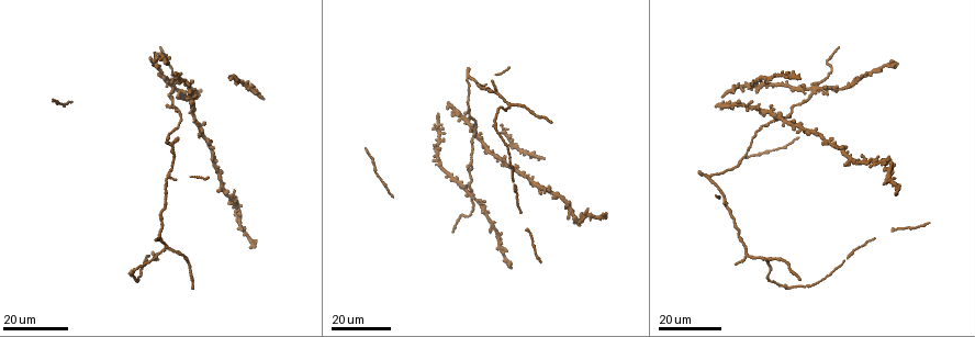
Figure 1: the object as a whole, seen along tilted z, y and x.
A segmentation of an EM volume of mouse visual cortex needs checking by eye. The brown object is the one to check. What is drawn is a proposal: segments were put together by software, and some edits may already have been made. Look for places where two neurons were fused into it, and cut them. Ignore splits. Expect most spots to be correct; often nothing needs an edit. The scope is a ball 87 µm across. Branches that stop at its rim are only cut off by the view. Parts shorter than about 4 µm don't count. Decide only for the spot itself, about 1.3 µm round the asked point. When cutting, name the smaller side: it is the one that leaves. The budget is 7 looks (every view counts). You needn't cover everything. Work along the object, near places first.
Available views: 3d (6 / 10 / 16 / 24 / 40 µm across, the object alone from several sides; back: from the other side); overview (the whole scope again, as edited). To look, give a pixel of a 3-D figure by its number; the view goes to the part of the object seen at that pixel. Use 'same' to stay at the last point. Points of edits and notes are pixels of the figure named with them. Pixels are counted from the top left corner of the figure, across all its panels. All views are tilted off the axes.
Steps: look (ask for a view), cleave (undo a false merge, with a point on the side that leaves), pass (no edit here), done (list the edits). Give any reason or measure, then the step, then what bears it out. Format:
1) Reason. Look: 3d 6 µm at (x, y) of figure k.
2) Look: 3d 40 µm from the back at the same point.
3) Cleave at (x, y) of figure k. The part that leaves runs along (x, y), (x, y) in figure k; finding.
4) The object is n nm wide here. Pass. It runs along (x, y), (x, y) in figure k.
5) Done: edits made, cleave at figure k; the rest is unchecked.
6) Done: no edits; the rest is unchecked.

Sudden change in width. Look: 3d 16 µm at (515, 185) of figure 1.

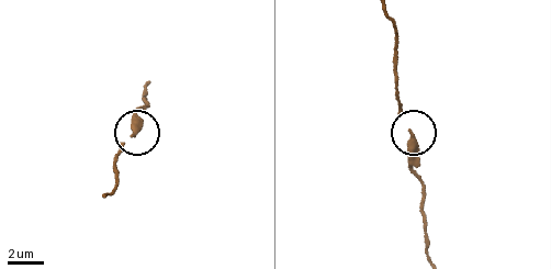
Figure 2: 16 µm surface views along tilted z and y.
Look: 3d 10 µm at (136, 131) of figure 2.

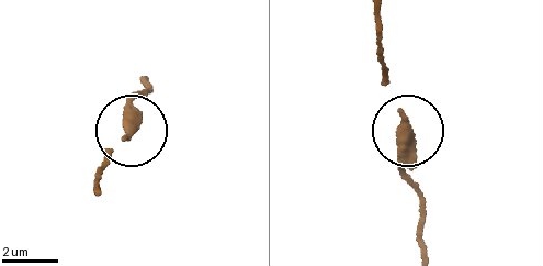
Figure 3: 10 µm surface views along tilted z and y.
Pass. It runs along (374, 14), (402, 129), (400, 153), (419, 198) in figure 3; continuous, no second neuron.

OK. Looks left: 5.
A fork. Look: 3d 16 µm at (508, 105) of figure 1.

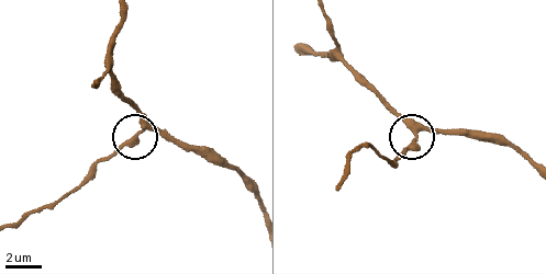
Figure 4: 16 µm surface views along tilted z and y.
Zoom in. Look: 3d 10 µm at (419, 127) of figure 4.

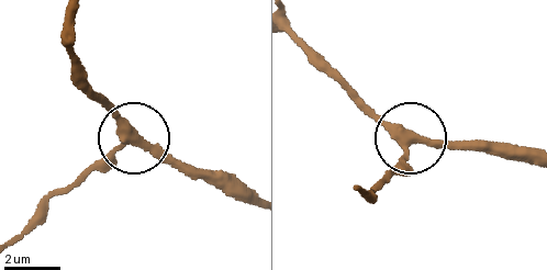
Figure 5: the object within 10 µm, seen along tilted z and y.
Pass. It runs along (73, 32), (76, 57), (134, 138), (191, 166) in figure 5; one neuron here.

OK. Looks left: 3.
Three-way junction. Look: 3d 16 µm at (747, 257) of figure 1.

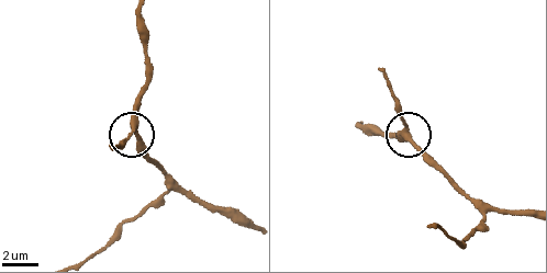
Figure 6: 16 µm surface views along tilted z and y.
Look: 3d 10 µm at (135, 124) of figure 6.

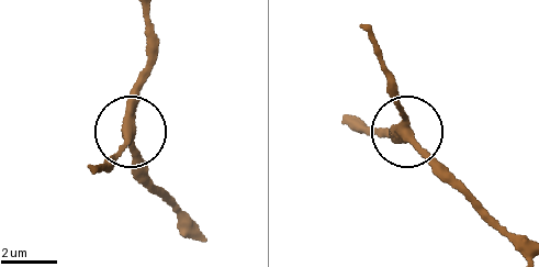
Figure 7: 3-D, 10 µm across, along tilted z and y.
The side arm is 5 µm long. Pass. One neuron here.

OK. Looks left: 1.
Done: no edits; the rest is unchecked.

